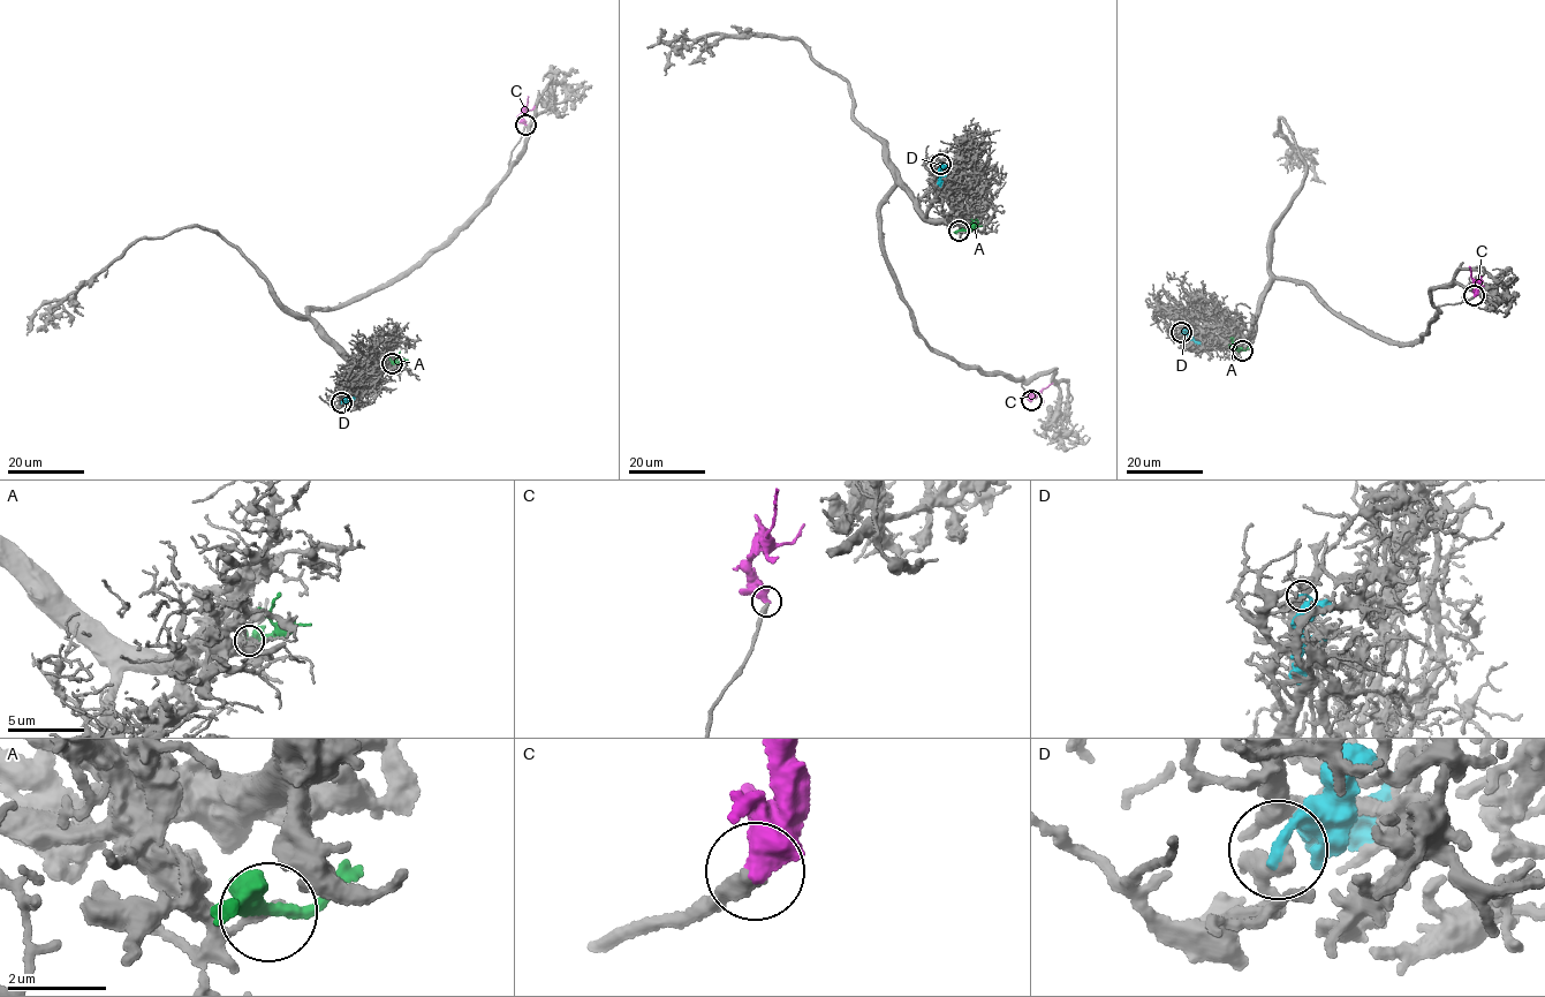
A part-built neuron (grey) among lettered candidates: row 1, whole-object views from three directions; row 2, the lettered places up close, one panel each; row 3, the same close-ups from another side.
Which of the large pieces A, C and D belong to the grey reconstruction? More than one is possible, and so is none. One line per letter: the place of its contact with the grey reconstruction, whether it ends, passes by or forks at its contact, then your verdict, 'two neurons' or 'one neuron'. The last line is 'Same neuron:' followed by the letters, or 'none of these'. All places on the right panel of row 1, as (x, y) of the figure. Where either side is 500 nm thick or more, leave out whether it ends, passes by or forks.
A: meets grey at (1242, 350); it passes by; two neurons
C: meets grey at (1474, 295); one neuron
D: meets grey at (1181, 332); it ends there; two neurons
Same neuron: C

